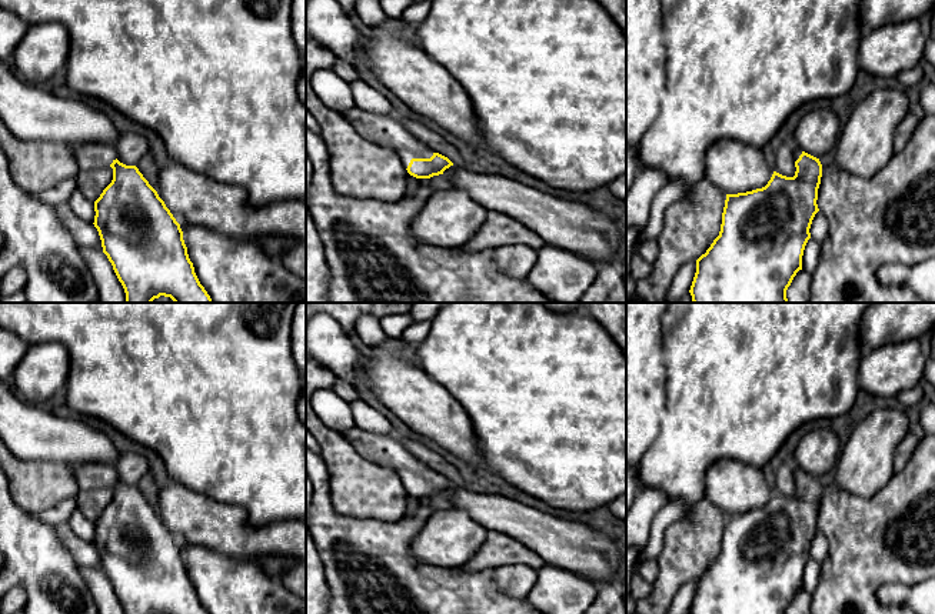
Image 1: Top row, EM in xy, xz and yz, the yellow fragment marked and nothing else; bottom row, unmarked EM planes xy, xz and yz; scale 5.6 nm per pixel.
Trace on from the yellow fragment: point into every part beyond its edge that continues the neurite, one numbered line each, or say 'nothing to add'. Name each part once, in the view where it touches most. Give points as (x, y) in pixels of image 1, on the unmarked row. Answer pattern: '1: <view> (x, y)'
1: xz (383, 450)

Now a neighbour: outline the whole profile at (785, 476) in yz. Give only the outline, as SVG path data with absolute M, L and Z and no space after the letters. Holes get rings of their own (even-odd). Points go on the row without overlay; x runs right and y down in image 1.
M789 458L785 461L779 470L776 471L776 484L773 487L773 491L786 495L793 497L796 487L795 487L795 470L798 468L798 464L793 458Z

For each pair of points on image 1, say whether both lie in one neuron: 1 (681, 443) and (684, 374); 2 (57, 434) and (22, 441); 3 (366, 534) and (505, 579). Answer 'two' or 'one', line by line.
1: one
2: one
3: two

